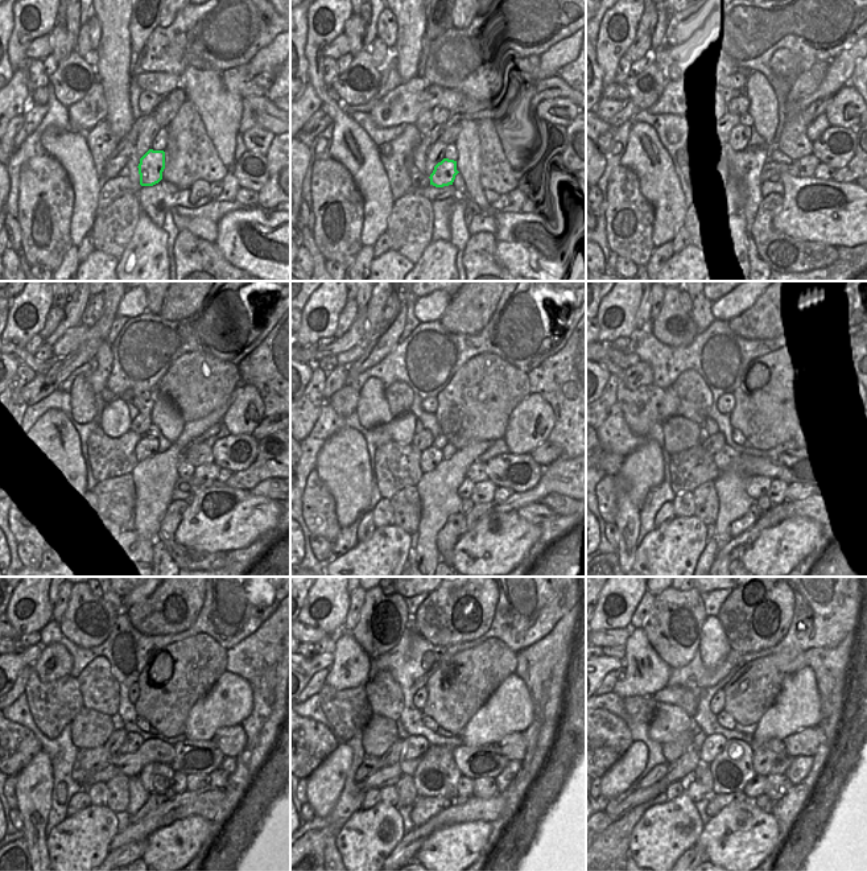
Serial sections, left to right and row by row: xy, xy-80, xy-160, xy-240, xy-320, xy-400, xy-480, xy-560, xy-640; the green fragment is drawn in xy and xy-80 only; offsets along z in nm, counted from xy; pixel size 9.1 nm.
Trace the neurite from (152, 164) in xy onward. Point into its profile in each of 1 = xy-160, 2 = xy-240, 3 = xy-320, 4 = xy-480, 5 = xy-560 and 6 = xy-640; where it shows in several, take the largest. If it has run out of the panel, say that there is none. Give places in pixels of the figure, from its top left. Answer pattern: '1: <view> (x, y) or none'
1: xy-160 (740, 162)
2: xy-240 (145, 448)
3: xy-320 (430, 458)
4: xy-480 (132, 742)
5: xy-560 (417, 746)
6: xy-640 (713, 744)

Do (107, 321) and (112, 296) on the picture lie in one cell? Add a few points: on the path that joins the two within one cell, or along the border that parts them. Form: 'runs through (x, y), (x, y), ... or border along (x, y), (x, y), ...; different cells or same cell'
runs through (108, 314), (111, 302); same cell

